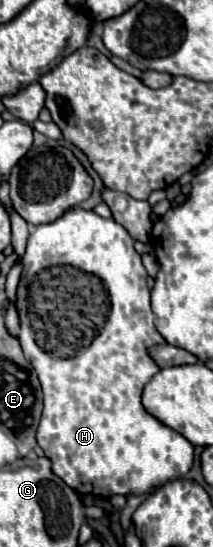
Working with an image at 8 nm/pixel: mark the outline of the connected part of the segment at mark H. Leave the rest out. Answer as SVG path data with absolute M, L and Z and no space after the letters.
M72 208L58 220L36 226L28 236L24 252L16 308L22 324L20 344L44 392L38 446L50 458L52 472L58 478L78 494L112 498L116 494L142 496L190 472L194 446L182 434L154 418L142 404L144 386L162 370L148 350L166 344L166 340L154 326L148 272L140 254L134 250L134 240L120 224L92 210Z

